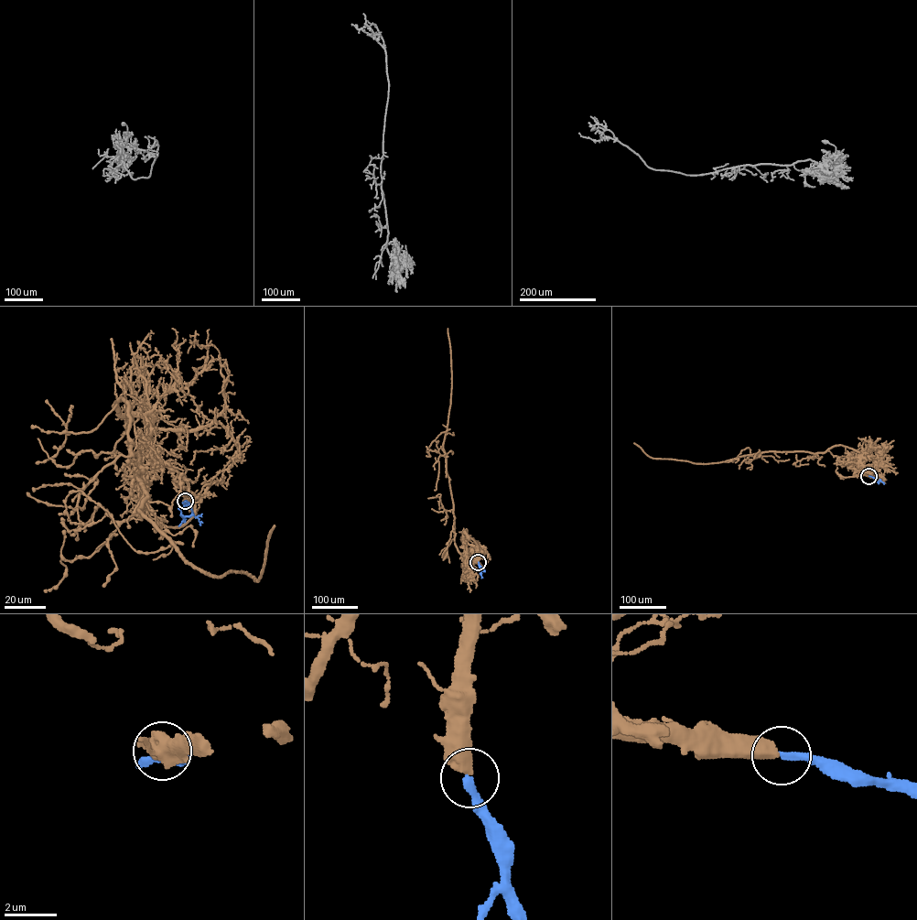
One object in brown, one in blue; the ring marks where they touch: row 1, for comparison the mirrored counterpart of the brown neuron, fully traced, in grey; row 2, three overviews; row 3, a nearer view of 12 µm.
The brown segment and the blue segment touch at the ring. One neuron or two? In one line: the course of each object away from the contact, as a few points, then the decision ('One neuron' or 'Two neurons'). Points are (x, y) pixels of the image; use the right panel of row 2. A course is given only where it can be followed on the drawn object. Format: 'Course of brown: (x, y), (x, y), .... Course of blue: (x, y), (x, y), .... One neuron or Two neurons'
Course of brown: (868, 476), (850, 462), (862, 453), (842, 445), (817, 453), (766, 451), (702, 463), (652, 459), (634, 443). Course of blue: (868, 476), (883, 484). One neuron

